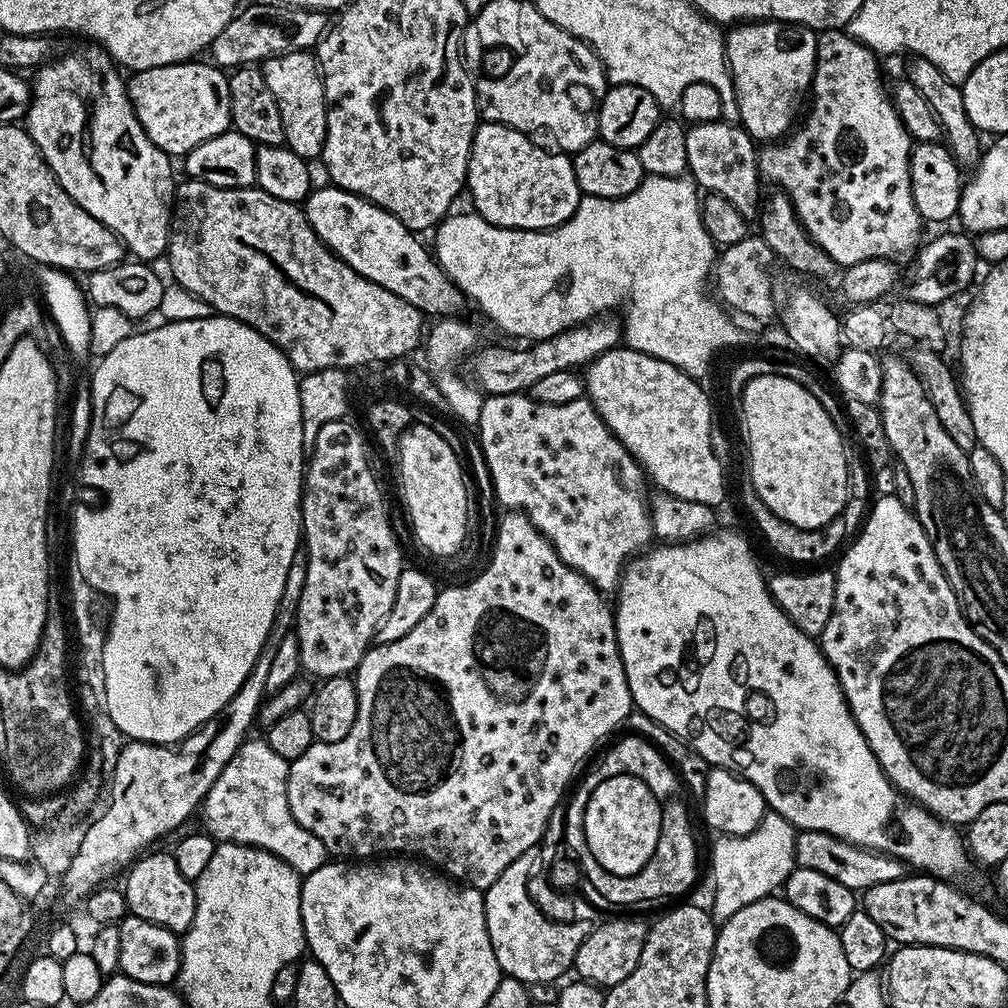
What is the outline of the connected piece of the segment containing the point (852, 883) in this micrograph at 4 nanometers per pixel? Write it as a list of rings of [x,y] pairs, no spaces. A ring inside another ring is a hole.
[[[818,830],[797,831],[794,854],[799,867],[818,870],[818,874],[826,874],[826,878],[834,878],[834,882],[842,882],[842,886],[853,890],[878,886],[878,882],[894,882],[894,878],[902,878],[906,874],[904,861],[895,860],[893,856],[886,856],[883,852],[874,852],[870,848],[859,848],[834,834]]]

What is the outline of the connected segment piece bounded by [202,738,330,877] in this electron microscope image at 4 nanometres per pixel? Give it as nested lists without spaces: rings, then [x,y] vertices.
[[[249,738],[226,762],[226,770],[218,774],[218,782],[210,786],[204,796],[202,813],[209,836],[217,842],[249,844],[282,858],[301,877],[329,863],[326,846],[310,830],[298,826],[294,814],[290,814],[290,802],[286,798],[289,761],[270,750],[267,739]]]

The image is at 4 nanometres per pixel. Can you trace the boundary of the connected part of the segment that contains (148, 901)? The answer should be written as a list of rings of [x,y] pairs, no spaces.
[[[156,851],[141,855],[127,869],[128,881],[122,884],[122,891],[128,903],[128,912],[171,932],[183,934],[194,922],[196,885],[193,881],[182,878],[182,870],[178,870],[175,855],[168,853],[167,856],[164,852]]]

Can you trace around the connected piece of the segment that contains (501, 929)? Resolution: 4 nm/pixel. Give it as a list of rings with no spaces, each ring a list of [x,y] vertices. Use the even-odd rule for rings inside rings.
[[[536,848],[526,850],[484,892],[484,913],[486,914],[486,930],[490,934],[490,946],[494,946],[494,958],[498,958],[498,966],[501,973],[506,976],[512,976],[515,980],[530,984],[550,984],[559,981],[559,976],[564,971],[571,969],[576,962],[578,946],[582,946],[586,935],[586,928],[583,923],[564,923],[558,920],[552,920],[550,916],[538,907],[528,893],[528,879],[534,872],[534,865],[538,860]]]

